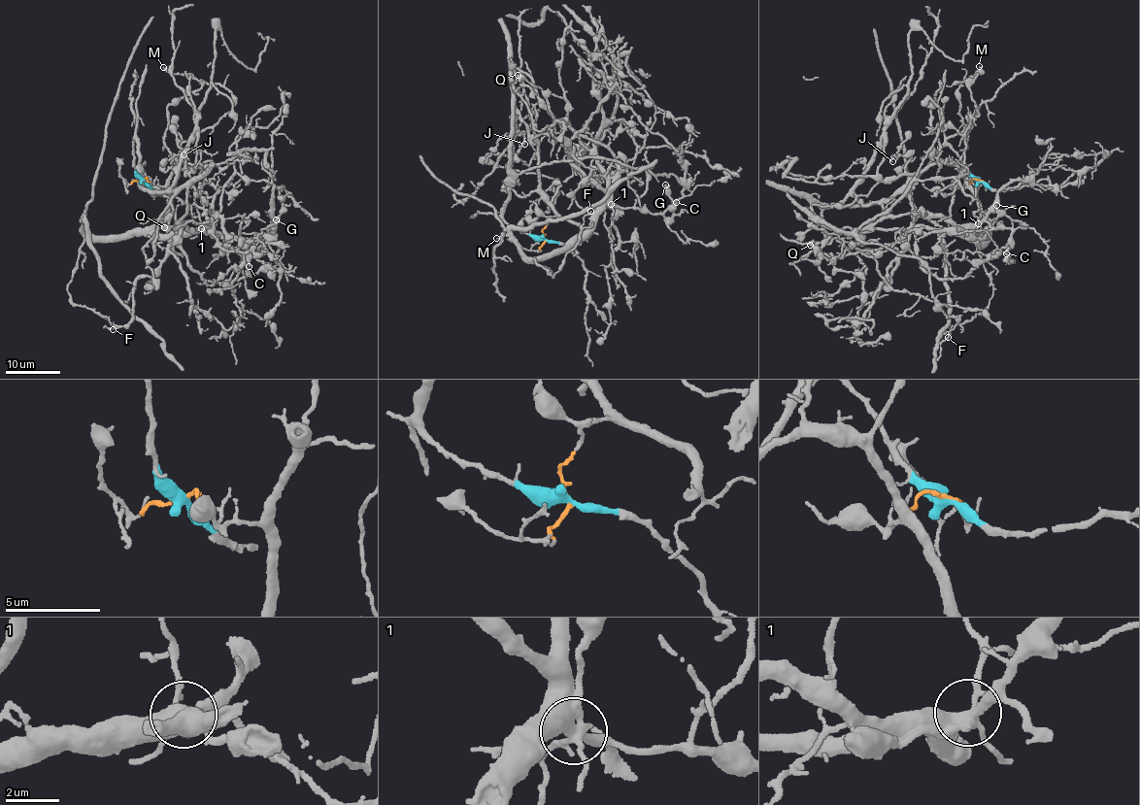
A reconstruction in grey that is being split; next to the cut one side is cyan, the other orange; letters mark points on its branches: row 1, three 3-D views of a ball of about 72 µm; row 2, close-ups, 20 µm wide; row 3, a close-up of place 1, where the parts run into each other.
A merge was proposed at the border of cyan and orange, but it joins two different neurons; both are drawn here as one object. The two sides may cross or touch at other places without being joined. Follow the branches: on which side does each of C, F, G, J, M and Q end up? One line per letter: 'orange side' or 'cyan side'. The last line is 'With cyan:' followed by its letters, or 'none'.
C: orange side
F: orange side
G: orange side
J: orange side
M: orange side
Q: orange side
With cyan: none

